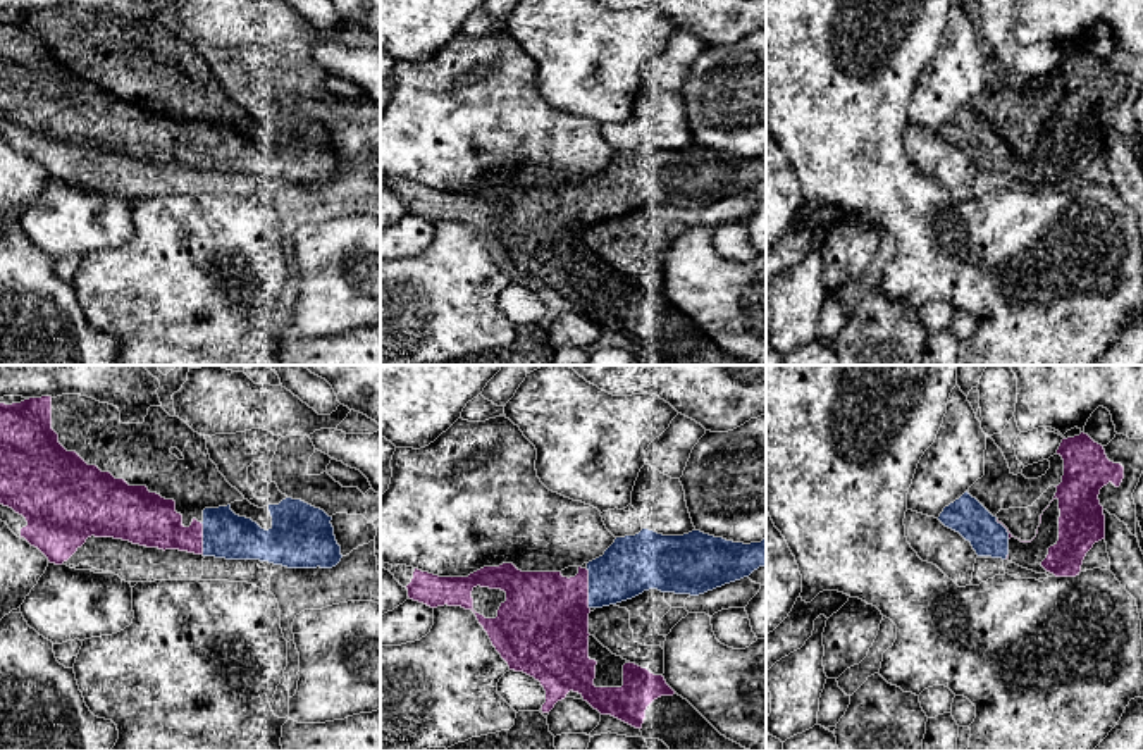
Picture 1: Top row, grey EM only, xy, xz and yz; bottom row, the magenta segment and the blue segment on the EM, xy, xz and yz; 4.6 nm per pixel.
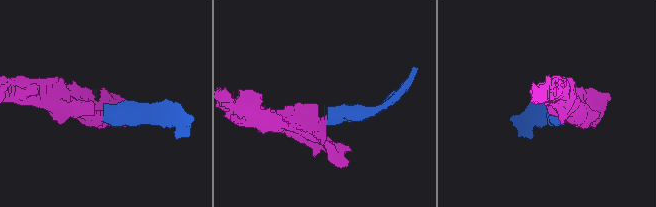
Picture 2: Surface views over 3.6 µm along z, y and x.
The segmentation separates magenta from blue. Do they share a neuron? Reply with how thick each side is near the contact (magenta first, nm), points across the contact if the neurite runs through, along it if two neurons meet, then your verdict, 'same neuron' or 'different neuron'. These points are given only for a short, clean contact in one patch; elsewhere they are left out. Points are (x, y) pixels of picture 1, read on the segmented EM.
calibres 420 and 280 nm; same neuron

